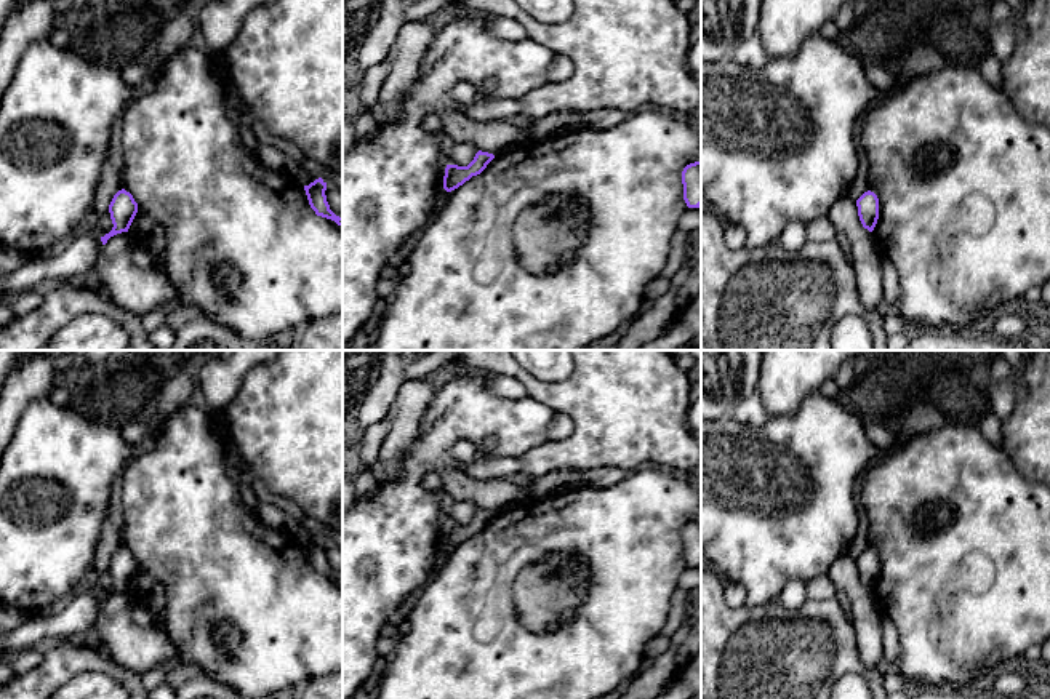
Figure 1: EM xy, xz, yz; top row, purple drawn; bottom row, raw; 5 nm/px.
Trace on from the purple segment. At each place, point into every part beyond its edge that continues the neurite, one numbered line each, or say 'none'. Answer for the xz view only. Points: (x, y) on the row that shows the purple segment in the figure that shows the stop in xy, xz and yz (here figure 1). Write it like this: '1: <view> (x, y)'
none

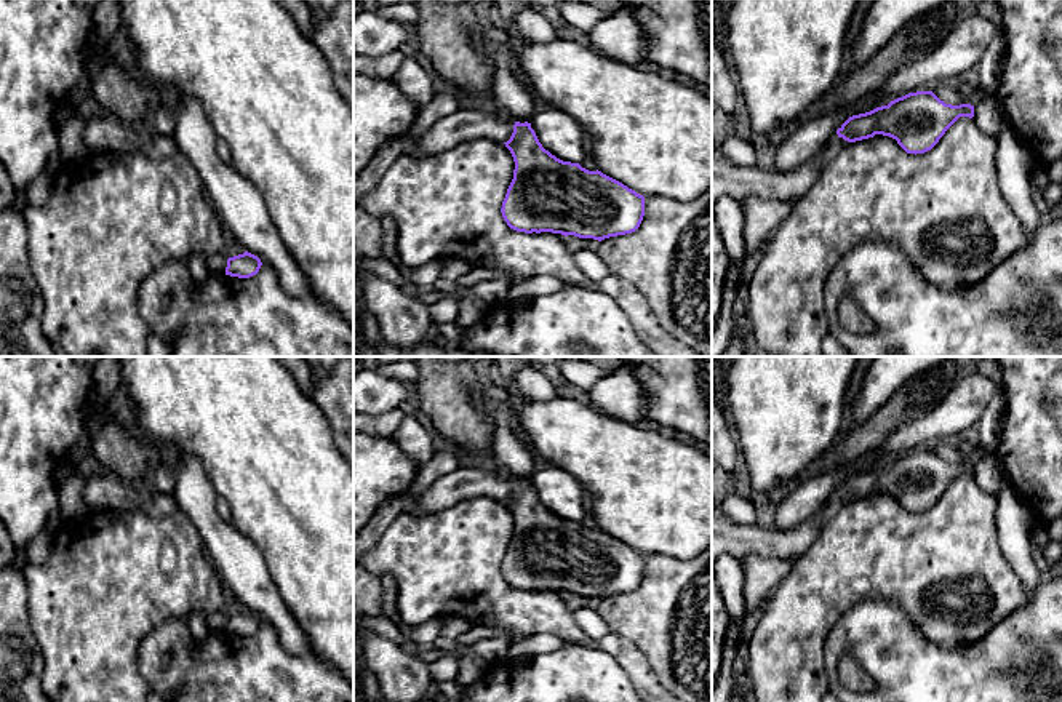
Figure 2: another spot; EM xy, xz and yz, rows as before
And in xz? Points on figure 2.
1: xz (464, 125)

